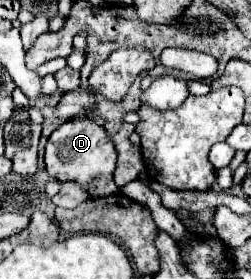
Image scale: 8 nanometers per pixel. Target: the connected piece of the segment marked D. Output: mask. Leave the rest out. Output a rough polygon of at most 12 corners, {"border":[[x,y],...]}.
{"border":[[87,118],[49,136],[45,166],[93,198],[119,192],[117,152]]}

